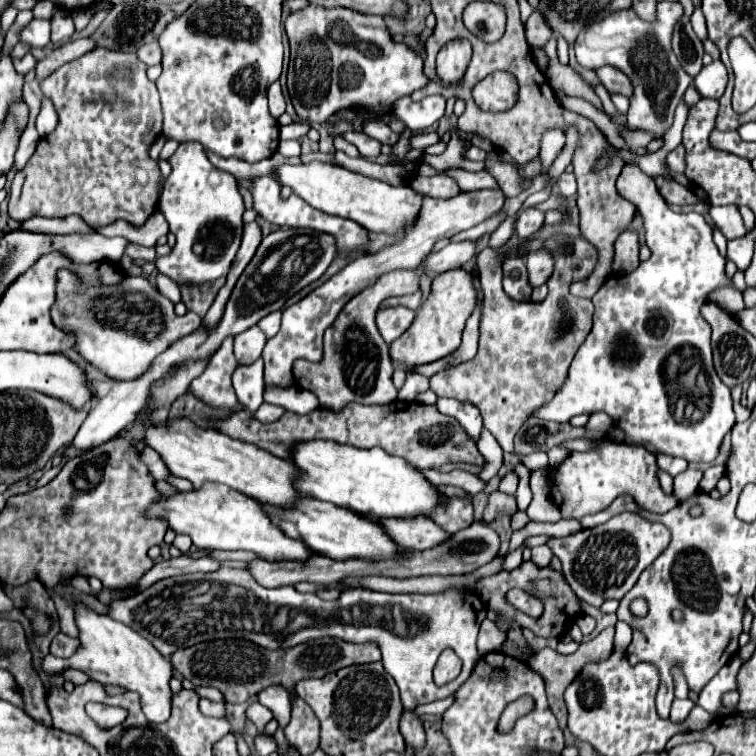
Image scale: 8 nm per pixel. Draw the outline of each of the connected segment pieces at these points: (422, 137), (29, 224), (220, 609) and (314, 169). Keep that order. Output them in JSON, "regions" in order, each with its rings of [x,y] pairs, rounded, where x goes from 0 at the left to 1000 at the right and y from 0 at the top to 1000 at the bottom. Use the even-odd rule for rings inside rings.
{"regions":[[[[570,175],[570,177],[552,177],[552,180],[544,183],[544,193],[560,198],[560,196],[565,196],[565,193],[570,193],[570,190],[578,190],[581,185],[583,185],[583,180],[581,180],[578,175]]],[[[104,286],[89,288],[41,288],[28,296],[30,304],[41,307],[67,307],[67,310],[94,310],[94,307],[123,307]]],[[[292,751],[279,759],[245,759],[229,762],[205,770],[194,780],[147,796],[147,810],[152,820],[173,828],[189,844],[194,844],[216,870],[224,870],[237,857],[250,857],[261,849],[287,847],[287,844],[327,844],[337,847],[343,854],[366,860],[366,857],[385,857],[390,852],[406,849],[411,844],[440,841],[459,849],[499,849],[509,873],[509,886],[520,894],[530,913],[530,929],[536,937],[552,937],[557,931],[570,930],[583,923],[597,921],[626,889],[628,878],[634,876],[634,865],[628,857],[631,836],[636,820],[644,815],[644,802],[634,791],[631,783],[620,778],[591,778],[578,786],[512,786],[512,783],[493,783],[480,778],[454,780],[446,794],[425,794],[419,786],[396,786],[388,775],[369,775],[369,778],[348,778],[327,754],[308,754]],[[589,857],[599,857],[602,865],[612,873],[610,892],[589,907],[578,907],[573,899],[573,885],[581,865]]],[[[409,214],[396,220],[372,217],[364,225],[364,230],[372,246],[382,246],[388,257],[401,262],[414,275],[433,280],[438,286],[462,288],[493,307],[517,307],[517,310],[530,307],[536,304],[538,296],[549,291],[557,275],[557,257],[552,257],[544,246],[517,246],[512,241],[485,235],[446,217],[433,217],[433,214]]]]}

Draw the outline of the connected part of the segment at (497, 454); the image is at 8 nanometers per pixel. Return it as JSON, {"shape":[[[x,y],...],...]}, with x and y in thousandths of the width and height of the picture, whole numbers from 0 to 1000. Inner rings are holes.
{"shape":[[[639,569],[636,577],[636,603],[644,608],[644,614],[639,616],[639,622],[631,627],[636,635],[647,635],[657,627],[657,622],[663,619],[665,611],[665,595],[660,590],[660,585],[655,582],[655,577],[644,569]]]}

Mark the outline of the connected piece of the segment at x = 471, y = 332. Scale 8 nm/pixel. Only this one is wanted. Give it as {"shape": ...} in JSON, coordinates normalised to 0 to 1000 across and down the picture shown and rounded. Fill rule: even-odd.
{"shape":[[[628,370],[628,384],[634,386],[634,399],[631,399],[631,407],[626,410],[620,423],[618,423],[618,429],[615,429],[610,458],[607,458],[599,468],[594,468],[594,471],[578,476],[578,479],[560,481],[560,484],[554,484],[554,487],[546,487],[549,492],[554,492],[554,495],[560,495],[560,497],[573,497],[573,495],[578,495],[581,489],[589,489],[589,487],[594,487],[594,484],[602,484],[602,481],[610,481],[610,479],[623,476],[623,474],[631,468],[634,423],[636,423],[636,407],[639,407],[639,384],[636,384],[636,376],[634,376],[631,370]]]}

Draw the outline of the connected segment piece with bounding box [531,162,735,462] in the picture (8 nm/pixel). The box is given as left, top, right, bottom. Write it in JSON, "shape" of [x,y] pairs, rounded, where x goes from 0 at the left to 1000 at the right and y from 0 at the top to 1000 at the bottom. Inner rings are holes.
{"shape":[[[835,214],[824,222],[821,233],[816,235],[816,254],[827,265],[840,267],[845,275],[853,296],[853,323],[861,328],[861,341],[848,347],[840,360],[808,365],[798,373],[798,378],[784,392],[784,434],[755,479],[750,505],[745,505],[731,529],[718,534],[718,540],[710,540],[702,550],[731,558],[753,558],[763,548],[803,545],[811,558],[827,569],[827,582],[835,587],[848,587],[864,601],[877,598],[885,603],[901,603],[911,611],[943,611],[956,577],[972,561],[972,548],[967,519],[951,503],[943,483],[942,460],[938,458],[940,431],[930,423],[925,407],[940,384],[970,376],[967,368],[959,365],[959,341],[951,336],[940,312],[943,304],[933,288],[919,280],[896,283],[885,278],[864,235],[856,233],[843,217]],[[903,458],[917,460],[917,476],[922,476],[922,487],[933,489],[933,513],[922,513],[917,503],[914,511],[896,511],[893,521],[885,521],[874,492],[877,479],[888,466],[896,466]]]}

